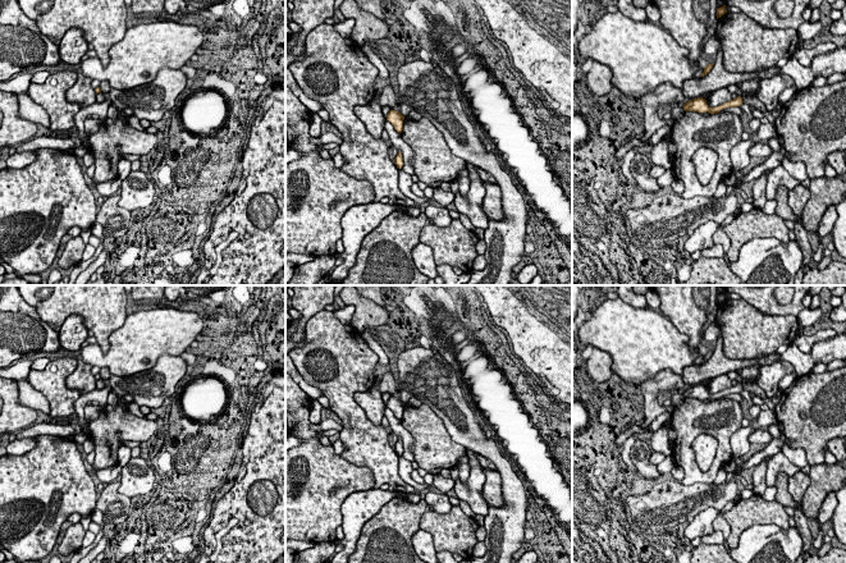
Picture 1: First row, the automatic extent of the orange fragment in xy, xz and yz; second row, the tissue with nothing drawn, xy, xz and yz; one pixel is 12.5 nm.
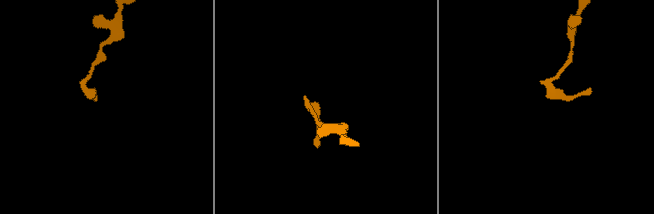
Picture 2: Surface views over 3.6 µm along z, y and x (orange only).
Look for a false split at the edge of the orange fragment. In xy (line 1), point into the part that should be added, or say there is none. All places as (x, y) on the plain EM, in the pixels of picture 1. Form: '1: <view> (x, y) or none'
1: none

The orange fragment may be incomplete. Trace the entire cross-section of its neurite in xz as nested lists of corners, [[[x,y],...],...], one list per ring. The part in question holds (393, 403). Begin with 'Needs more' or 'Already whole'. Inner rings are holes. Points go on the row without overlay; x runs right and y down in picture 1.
Already whole. [[[390,397],[387,402],[387,407],[394,413],[398,420],[402,420],[404,403],[401,399]]]

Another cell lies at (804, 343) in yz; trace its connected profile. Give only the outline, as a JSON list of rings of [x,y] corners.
[[[822,329],[810,337],[796,335],[794,343],[797,345],[797,348],[802,353],[810,353],[815,343],[822,342],[822,340],[828,340],[831,338],[834,338],[836,335],[837,333],[833,329]]]

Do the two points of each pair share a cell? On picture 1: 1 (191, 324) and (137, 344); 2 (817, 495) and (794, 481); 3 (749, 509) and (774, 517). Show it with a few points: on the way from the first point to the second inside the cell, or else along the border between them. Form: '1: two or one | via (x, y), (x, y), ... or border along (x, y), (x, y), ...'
1: one | via (178, 329), (150, 333)
2: two | border along (809, 475), (809, 485), (799, 506)
3: one | via (755, 511), (768, 513)

